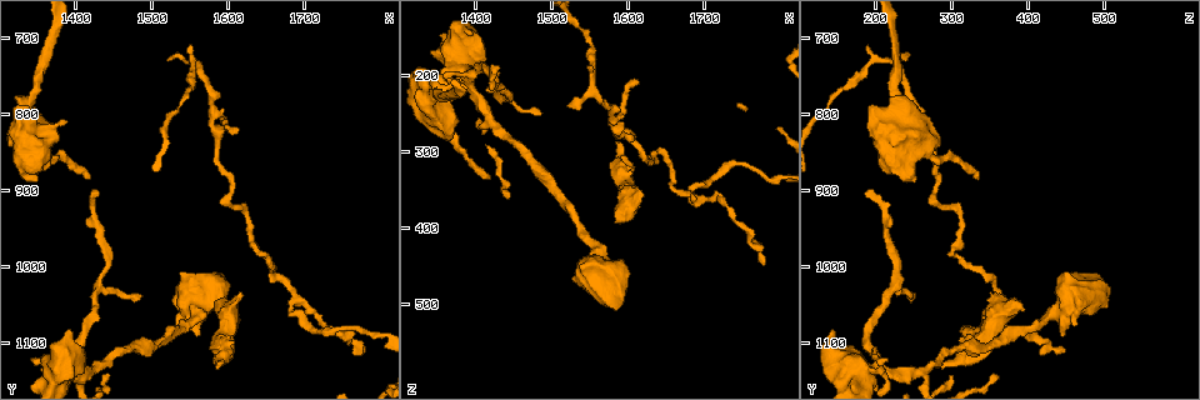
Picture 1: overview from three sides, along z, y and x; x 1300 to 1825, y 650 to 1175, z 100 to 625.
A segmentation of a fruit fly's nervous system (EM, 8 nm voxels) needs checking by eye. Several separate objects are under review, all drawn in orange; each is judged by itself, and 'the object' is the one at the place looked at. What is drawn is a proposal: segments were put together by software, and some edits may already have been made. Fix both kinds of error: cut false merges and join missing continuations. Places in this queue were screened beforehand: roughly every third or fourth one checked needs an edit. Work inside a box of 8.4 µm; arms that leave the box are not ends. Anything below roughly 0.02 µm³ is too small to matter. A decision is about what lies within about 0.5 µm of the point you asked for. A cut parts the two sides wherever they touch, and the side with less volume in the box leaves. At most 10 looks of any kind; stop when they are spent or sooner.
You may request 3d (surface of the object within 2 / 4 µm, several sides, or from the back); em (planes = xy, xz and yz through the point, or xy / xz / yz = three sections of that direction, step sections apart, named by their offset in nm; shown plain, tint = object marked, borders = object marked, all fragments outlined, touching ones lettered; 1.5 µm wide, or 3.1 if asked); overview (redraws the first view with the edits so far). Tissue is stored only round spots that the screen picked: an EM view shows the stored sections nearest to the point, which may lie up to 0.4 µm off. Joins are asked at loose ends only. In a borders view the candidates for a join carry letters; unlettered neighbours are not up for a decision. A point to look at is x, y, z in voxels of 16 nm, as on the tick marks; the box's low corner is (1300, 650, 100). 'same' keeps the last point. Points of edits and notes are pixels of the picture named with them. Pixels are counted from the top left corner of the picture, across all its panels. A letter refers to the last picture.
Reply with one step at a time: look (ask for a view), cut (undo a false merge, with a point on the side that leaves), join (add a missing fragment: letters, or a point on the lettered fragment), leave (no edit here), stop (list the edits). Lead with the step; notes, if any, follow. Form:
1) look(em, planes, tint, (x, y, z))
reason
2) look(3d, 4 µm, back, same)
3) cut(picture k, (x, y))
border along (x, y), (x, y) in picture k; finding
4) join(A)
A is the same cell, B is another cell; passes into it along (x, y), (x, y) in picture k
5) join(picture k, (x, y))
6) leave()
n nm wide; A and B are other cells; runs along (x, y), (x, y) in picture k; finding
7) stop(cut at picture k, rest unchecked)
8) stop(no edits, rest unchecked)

look(3d, 2 µm, back, (1615, 820, 205))
branch stops here

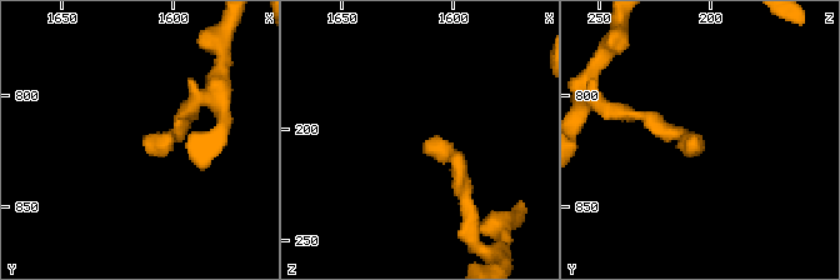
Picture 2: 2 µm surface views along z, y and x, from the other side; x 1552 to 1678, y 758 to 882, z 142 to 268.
look(em, xz, step 8, borders, (1614, 820, 207))

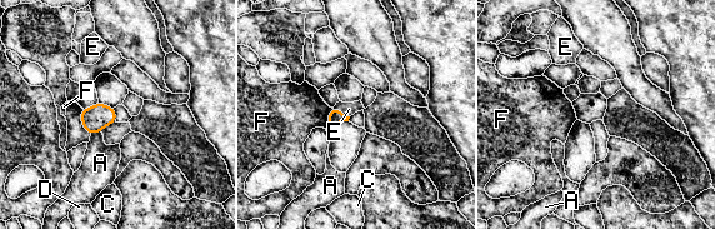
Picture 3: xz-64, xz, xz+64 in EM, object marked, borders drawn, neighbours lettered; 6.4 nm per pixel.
leave()
F touches over 120 nm; A, C, D, E and F are other cells; border along (100, 130), (91, 134) in picture 3; no lettered fragment goes on from it

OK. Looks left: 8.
look(em, yz, step 8, tint, (1640, 980, 300))
sharp bend

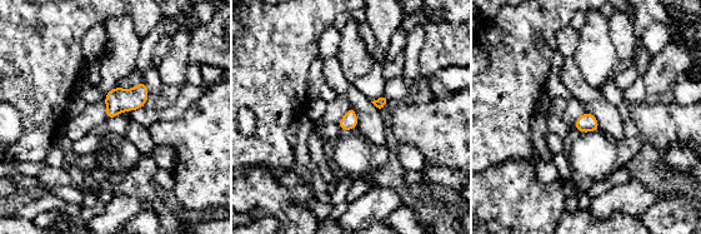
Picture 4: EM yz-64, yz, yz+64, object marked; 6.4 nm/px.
look(em, yz, step 8, borders, same)

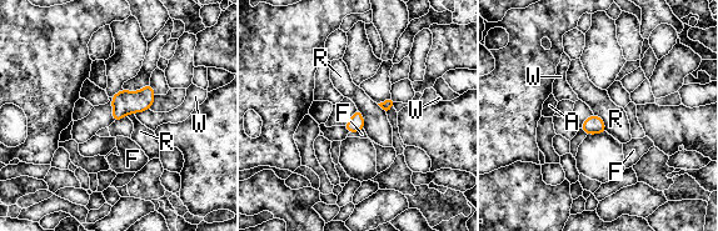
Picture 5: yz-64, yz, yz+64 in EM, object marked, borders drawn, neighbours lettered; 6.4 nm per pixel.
leave()
A, F, R and W are other cells; border along (357, 108), (362, 114), (364, 129) in picture 5; one cell here

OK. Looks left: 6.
look(em, xz, step 8, borders, (1585, 1055, 505))
branch stops here

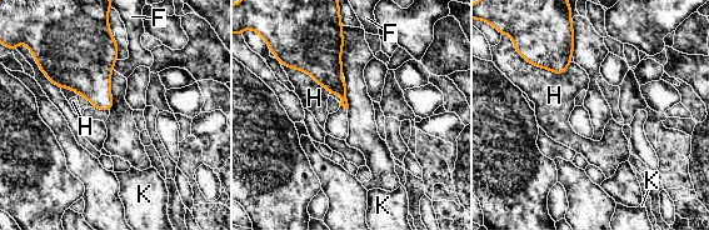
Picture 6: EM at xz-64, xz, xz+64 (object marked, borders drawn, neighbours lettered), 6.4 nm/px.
leave()
F, H and K are other cells; none of them fits

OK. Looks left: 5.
look(3d, 2 µm, (1585, 1055, 390))
stops while still wide

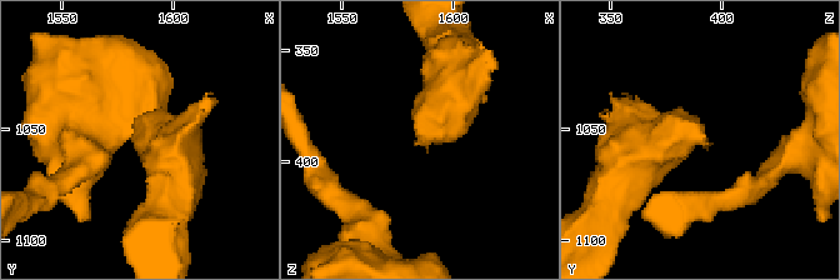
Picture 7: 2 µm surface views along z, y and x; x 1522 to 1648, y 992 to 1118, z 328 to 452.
look(em, xz, step 8, plain, (1587, 1056, 392))
need the tissue

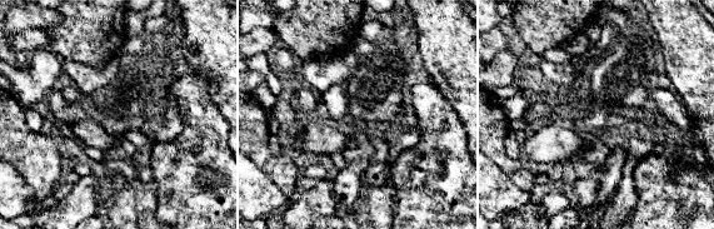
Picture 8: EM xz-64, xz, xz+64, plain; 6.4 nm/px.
look(em, xz, step 8, borders, same)
see the neighbours

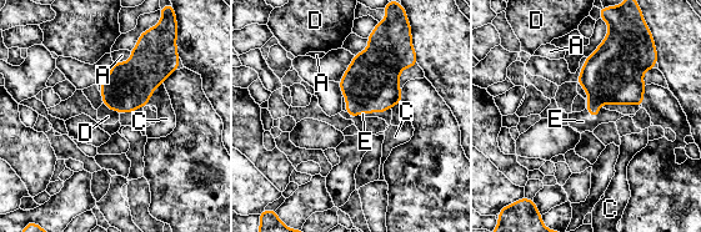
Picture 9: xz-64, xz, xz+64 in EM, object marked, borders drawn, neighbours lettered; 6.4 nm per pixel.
join(E)
E is the same cell, A, C and D are other cells; the cell continues

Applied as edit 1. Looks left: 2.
stop(join at picture 9, rest unchecked)

